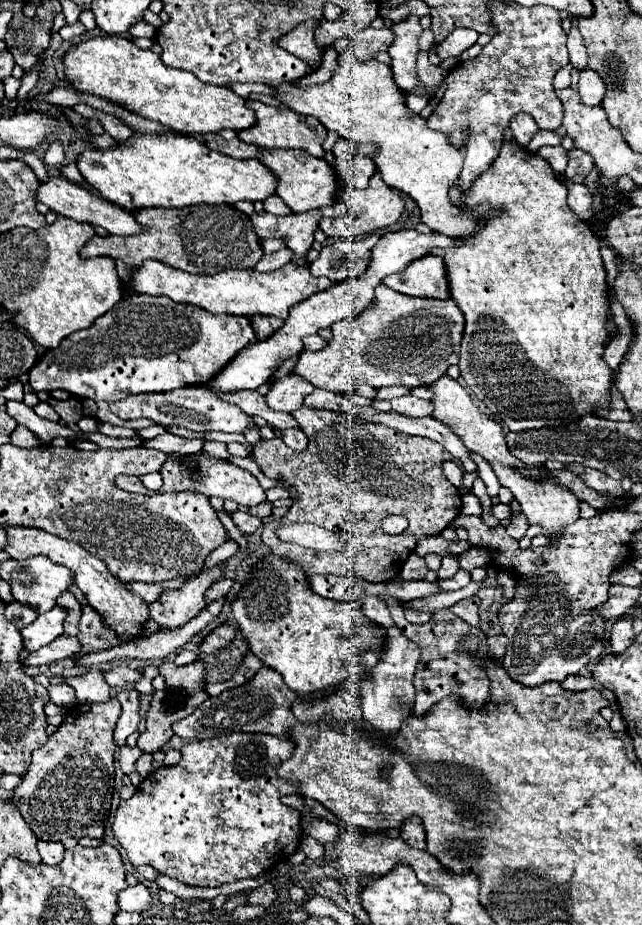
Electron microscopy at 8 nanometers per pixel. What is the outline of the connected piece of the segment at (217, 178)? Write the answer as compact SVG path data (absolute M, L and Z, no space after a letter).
M134 134L116 148L90 148L76 162L86 184L112 204L136 212L142 208L186 208L192 204L236 204L238 200L266 200L276 192L274 174L258 160L234 160L212 152L192 136Z

